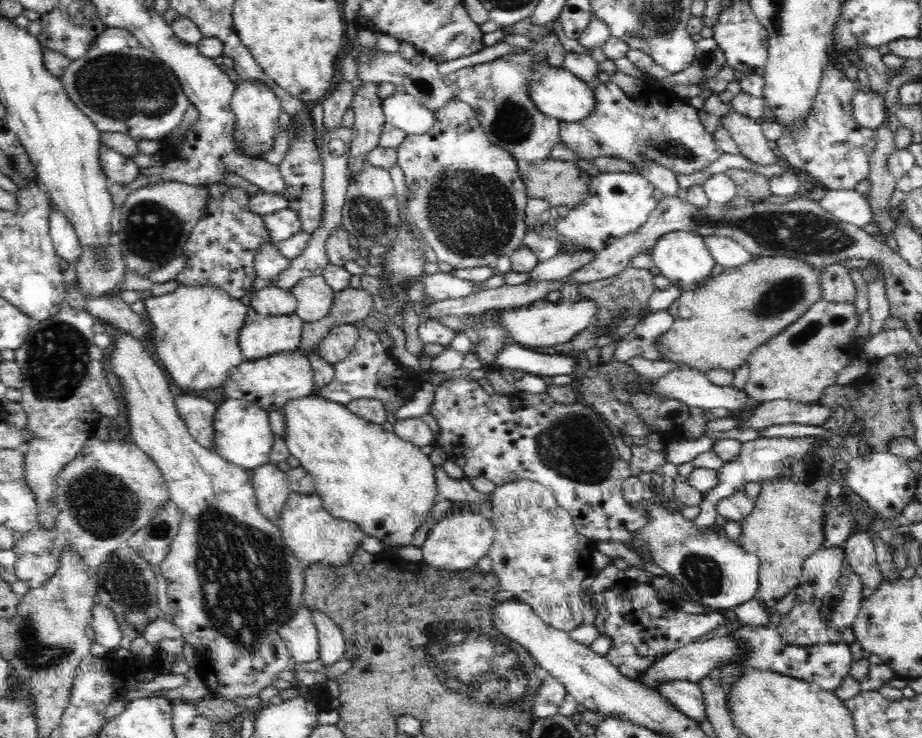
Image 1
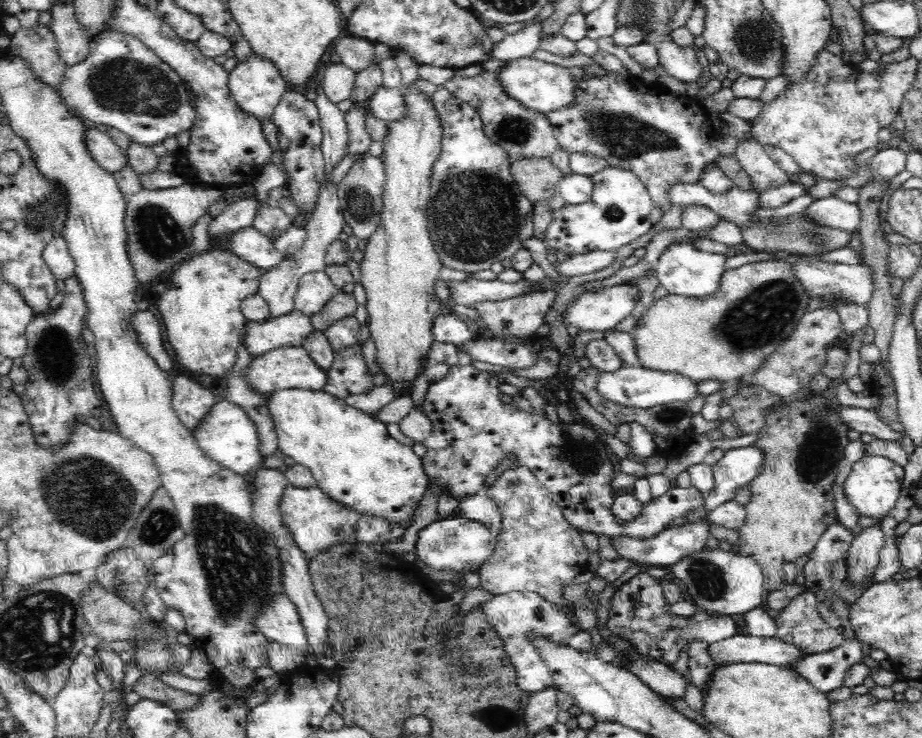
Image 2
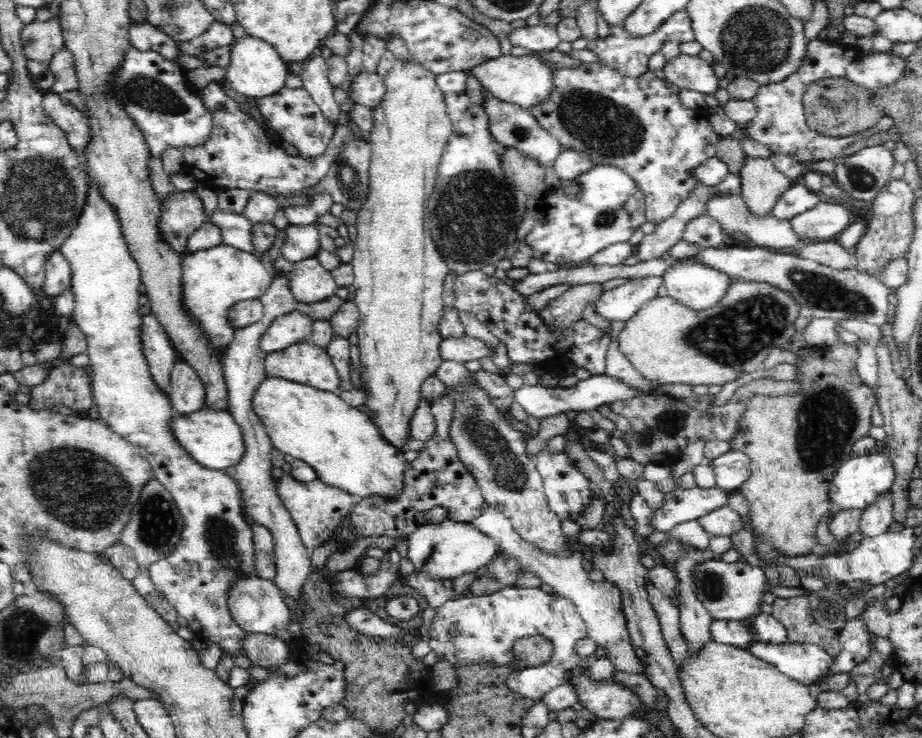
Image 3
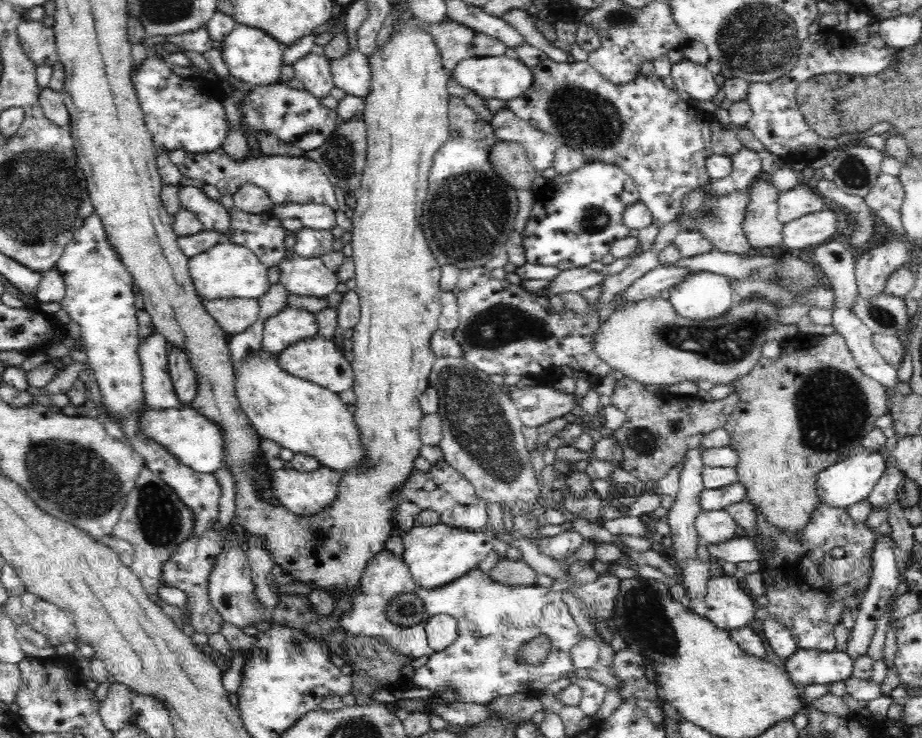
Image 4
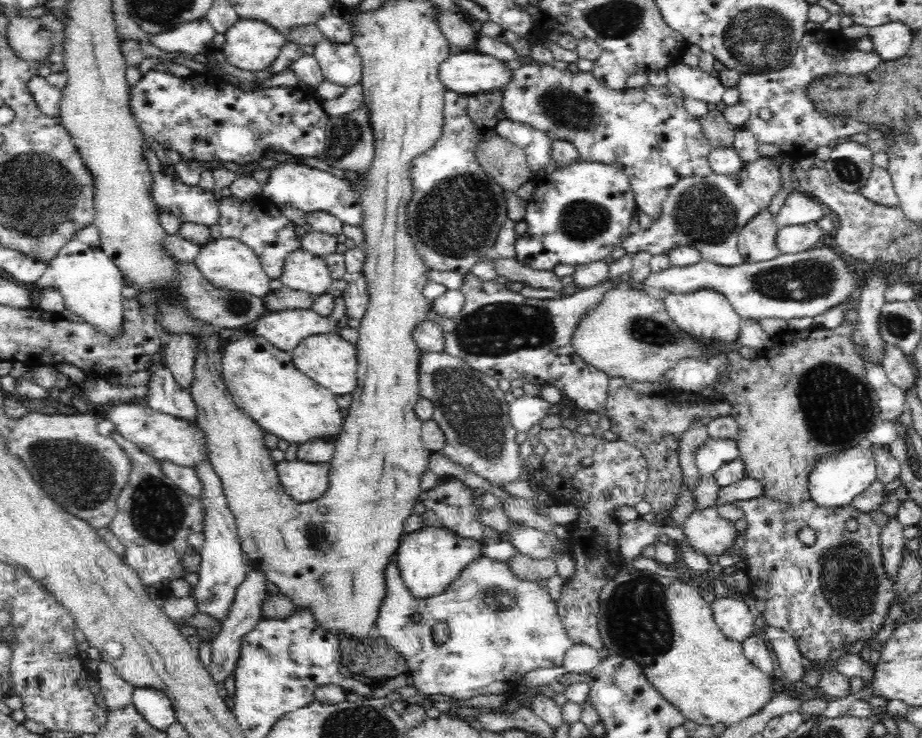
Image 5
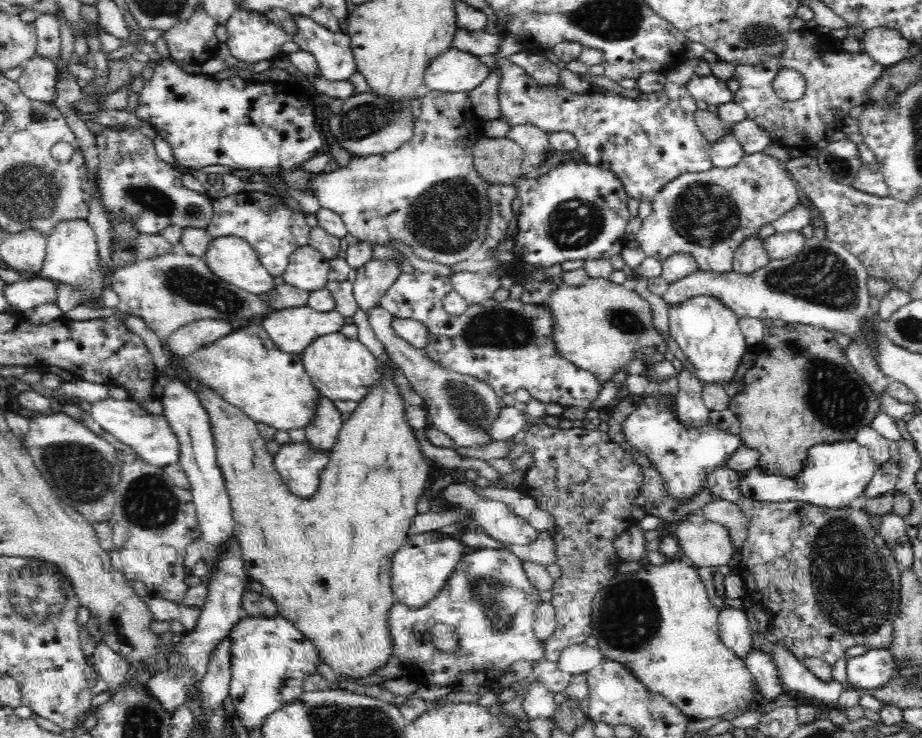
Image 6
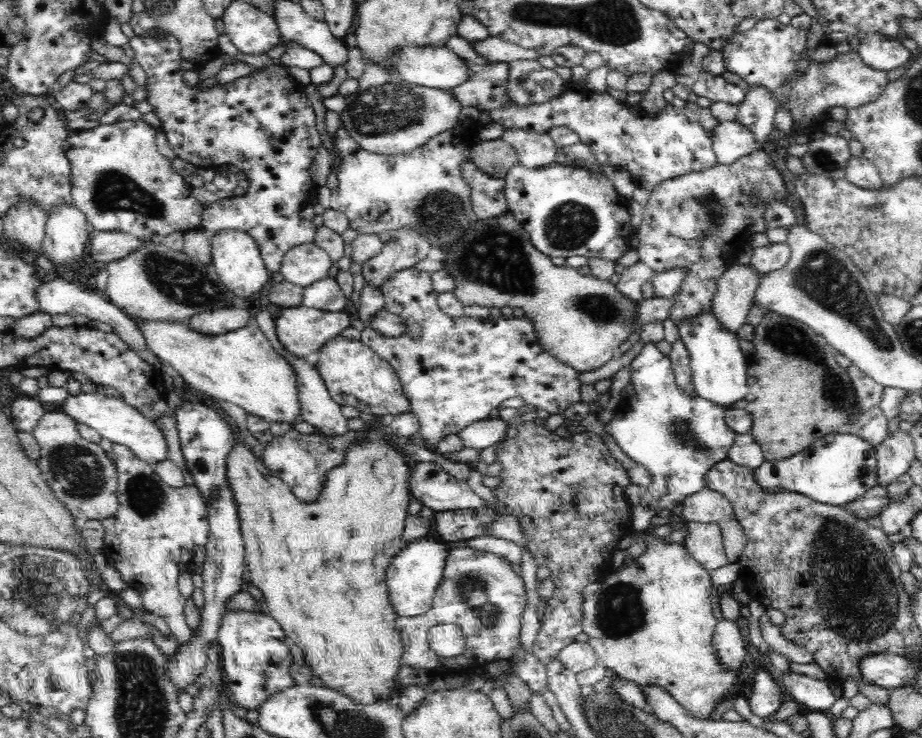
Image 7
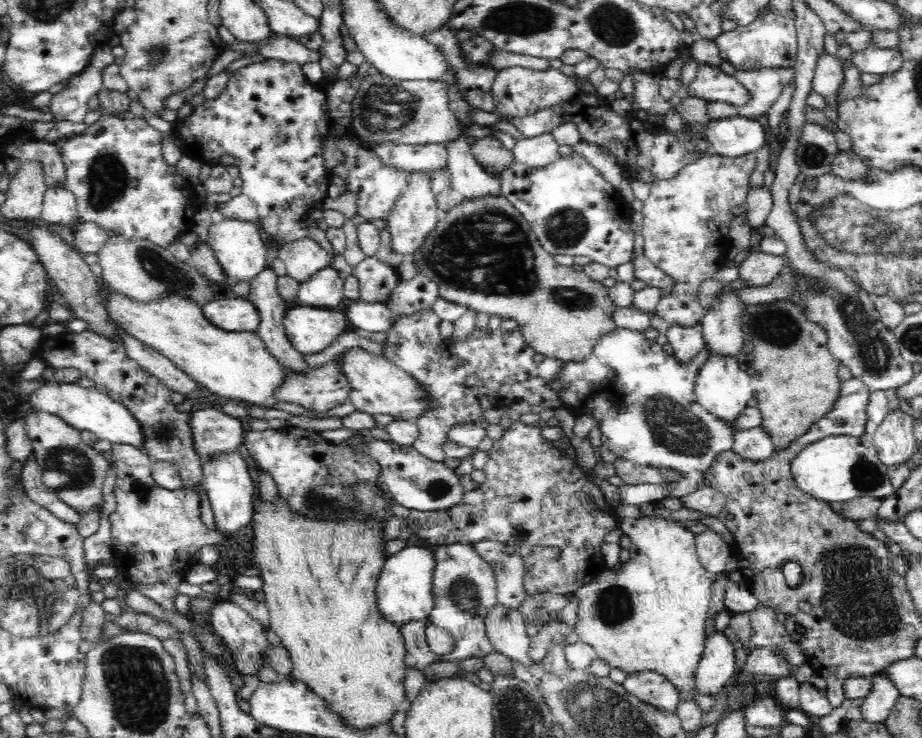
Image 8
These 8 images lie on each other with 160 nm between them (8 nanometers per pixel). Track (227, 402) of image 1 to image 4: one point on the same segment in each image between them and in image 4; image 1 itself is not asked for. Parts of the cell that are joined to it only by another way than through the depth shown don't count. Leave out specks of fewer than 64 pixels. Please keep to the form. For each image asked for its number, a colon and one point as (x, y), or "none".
2: (228, 436)
3: (213, 438)
4: (199, 443)

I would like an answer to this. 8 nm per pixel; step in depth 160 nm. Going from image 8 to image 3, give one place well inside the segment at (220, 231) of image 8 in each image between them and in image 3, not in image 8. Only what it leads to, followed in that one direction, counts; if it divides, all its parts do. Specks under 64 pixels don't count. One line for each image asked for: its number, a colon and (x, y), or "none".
3: (213, 280)
4: (227, 270)
5: (227, 263)
6: (231, 258)
7: (236, 257)

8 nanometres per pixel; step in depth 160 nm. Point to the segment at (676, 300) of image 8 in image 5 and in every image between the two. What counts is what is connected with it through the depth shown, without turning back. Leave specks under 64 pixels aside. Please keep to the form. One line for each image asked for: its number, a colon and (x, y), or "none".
5: (708, 212)
6: (708, 214)
7: (699, 221)

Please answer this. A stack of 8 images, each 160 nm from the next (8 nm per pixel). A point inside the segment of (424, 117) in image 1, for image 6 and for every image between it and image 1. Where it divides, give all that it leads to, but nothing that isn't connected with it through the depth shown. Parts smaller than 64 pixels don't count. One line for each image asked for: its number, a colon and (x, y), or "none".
2: (389, 104)
3: (367, 88)
4: (352, 72)
5: (340, 63)
6: (332, 50)

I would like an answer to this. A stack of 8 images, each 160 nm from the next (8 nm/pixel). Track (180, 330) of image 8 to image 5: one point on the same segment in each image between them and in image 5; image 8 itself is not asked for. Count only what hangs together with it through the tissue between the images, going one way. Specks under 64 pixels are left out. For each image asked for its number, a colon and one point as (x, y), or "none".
5: (264, 384)
6: (246, 368)
7: (241, 367)

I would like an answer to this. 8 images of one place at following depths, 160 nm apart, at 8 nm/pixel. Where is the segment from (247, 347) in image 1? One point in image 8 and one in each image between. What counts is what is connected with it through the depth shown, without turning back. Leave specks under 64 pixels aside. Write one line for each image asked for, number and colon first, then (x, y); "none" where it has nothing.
2: (290, 330)
3: (291, 328)
4: (290, 325)
5: (286, 329)
6: (292, 329)
7: (301, 331)
8: (310, 329)

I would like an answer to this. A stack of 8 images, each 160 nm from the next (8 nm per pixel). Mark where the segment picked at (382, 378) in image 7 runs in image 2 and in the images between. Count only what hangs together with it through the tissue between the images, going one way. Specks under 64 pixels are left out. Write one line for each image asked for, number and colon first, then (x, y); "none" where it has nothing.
2: (283, 368)
3: (303, 363)
4: (317, 359)
5: (332, 363)
6: (341, 369)

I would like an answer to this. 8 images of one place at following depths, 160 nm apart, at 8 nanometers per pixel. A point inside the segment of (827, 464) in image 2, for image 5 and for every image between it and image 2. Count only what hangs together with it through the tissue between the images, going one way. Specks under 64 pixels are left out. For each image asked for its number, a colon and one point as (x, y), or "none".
3: (795, 442)
4: (797, 415)
5: (807, 396)

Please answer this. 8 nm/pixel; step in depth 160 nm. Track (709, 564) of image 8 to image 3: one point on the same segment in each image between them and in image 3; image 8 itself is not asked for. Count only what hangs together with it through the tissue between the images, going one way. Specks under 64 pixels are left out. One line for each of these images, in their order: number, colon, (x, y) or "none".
3: (724, 521)
4: (713, 527)
5: (707, 532)
6: (702, 542)
7: (704, 542)

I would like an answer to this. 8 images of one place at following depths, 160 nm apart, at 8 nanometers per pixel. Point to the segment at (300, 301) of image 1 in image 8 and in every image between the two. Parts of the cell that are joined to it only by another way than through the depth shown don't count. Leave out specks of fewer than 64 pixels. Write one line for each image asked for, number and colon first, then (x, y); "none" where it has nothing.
2: (315, 289)
3: (310, 282)
4: (305, 276)
5: (302, 271)
6: (308, 269)
7: (302, 265)
8: (302, 258)

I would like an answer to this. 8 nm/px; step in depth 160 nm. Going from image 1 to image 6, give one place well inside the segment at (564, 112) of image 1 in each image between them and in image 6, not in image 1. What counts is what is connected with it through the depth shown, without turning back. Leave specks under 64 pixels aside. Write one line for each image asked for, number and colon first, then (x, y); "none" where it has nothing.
2: (543, 87)
3: (526, 81)
4: (502, 77)
5: (468, 72)
6: (456, 70)

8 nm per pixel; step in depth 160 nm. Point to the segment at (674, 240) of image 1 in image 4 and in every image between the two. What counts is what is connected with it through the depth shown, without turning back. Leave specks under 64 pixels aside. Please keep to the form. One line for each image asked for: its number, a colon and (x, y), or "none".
2: (682, 269)
3: (696, 286)
4: (701, 295)

